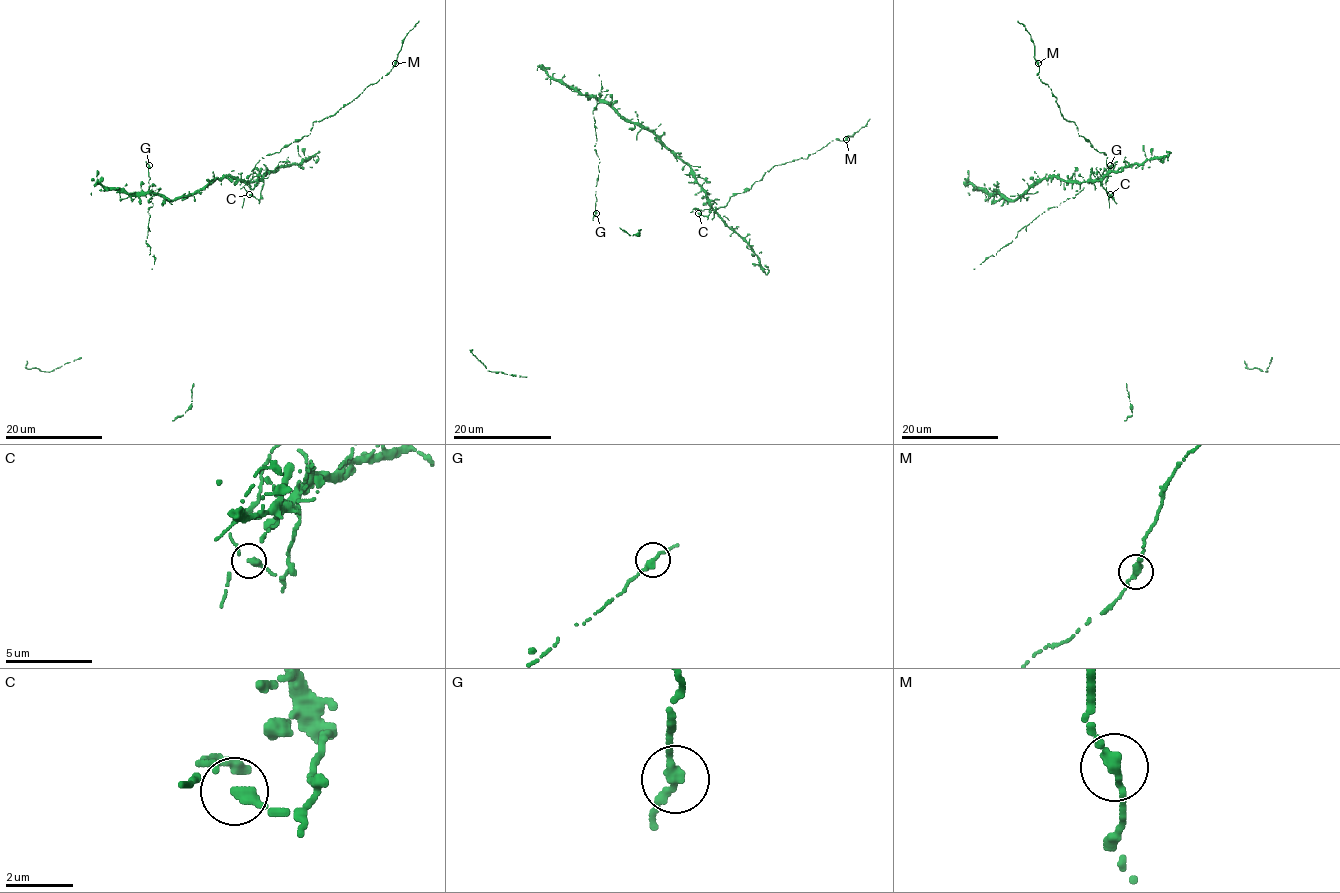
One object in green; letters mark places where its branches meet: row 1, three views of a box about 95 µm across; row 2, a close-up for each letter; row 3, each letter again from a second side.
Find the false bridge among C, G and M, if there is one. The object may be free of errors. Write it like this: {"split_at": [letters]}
{"split_at": []}

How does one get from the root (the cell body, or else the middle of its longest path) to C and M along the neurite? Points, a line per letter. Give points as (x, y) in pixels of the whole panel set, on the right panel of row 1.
C: (1002, 194), (1014, 199), (1043, 179), (1053, 176), (1076, 182), (1099, 180), (1112, 199), (1110, 194)
M: (1002, 194), (1014, 199), (1058, 176), (1099, 180), (1112, 199), (1106, 155), (1063, 117), (1037, 64)

